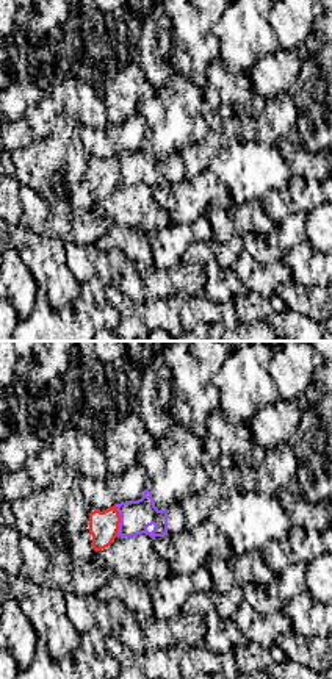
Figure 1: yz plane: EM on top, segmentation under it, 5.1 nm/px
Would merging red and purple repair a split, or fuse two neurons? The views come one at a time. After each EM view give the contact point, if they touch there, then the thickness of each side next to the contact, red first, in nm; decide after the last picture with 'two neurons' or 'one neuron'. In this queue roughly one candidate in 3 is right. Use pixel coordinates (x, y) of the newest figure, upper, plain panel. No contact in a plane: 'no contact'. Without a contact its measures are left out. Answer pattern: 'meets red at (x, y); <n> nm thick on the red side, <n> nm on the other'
meets red at (119, 169); 160 nm thick on the red side, 160 nm on the other

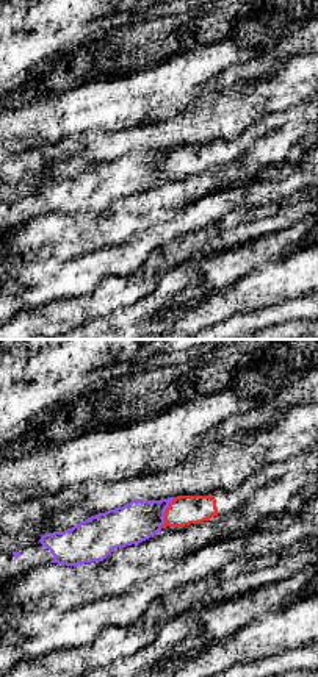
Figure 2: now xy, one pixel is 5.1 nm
meets red at (165, 163); 160 nm thick on the red side, 200 nm on the other

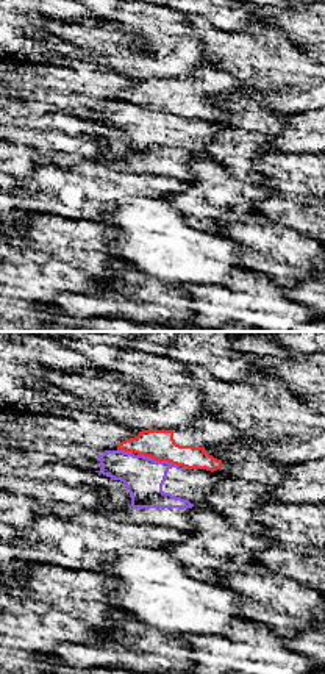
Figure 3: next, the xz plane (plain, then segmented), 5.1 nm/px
meets red at (164, 110); 160 nm thick on the red side, 200 nm on the other

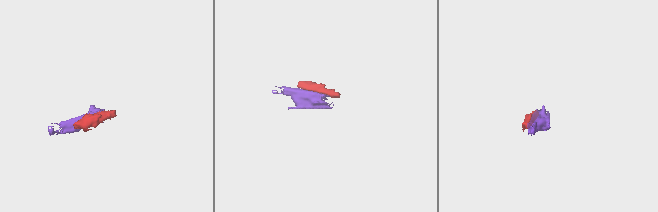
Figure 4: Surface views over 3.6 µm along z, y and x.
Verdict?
two neurons

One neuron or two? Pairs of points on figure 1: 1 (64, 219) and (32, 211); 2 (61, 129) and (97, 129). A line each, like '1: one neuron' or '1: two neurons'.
1: one neuron
2: two neurons

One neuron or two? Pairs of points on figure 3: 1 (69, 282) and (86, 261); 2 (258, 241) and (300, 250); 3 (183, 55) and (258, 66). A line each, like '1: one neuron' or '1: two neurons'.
1: two neurons
2: one neuron
3: two neurons

